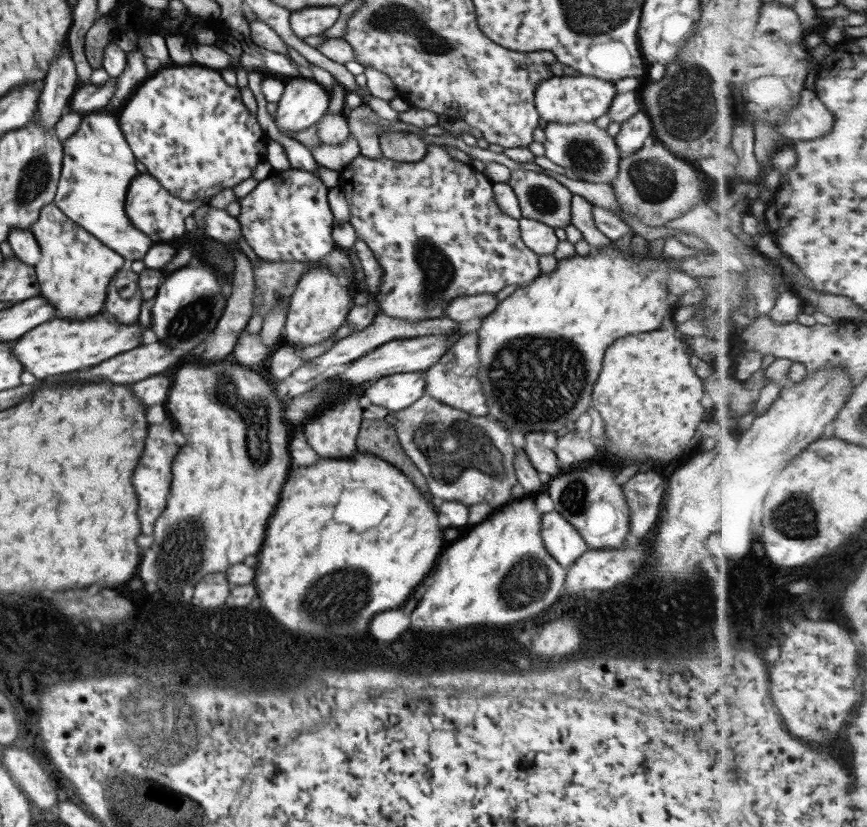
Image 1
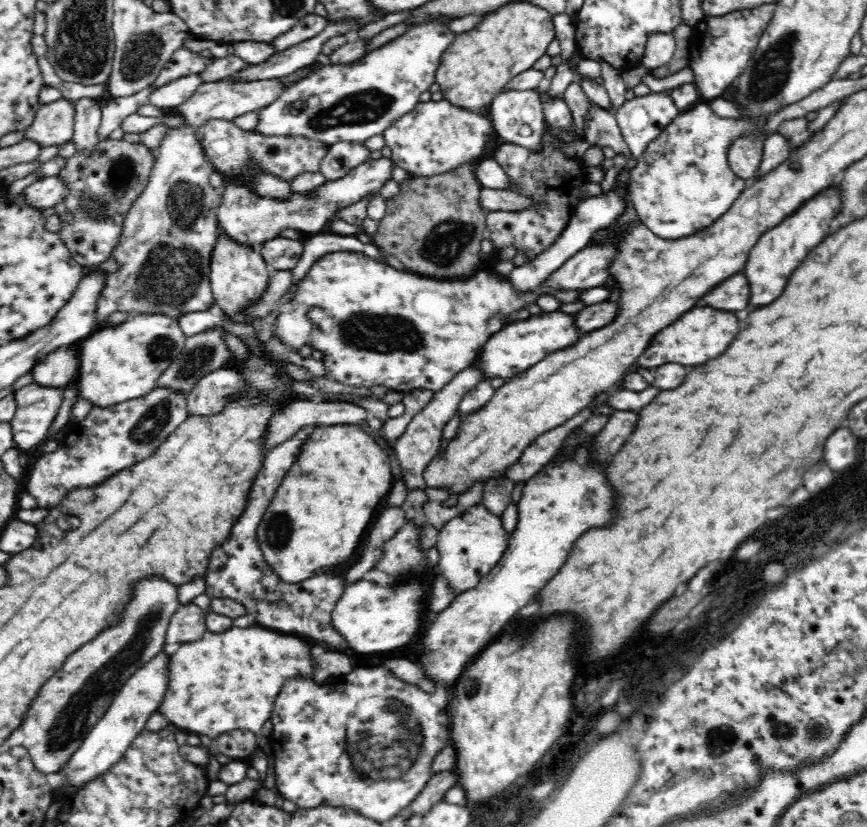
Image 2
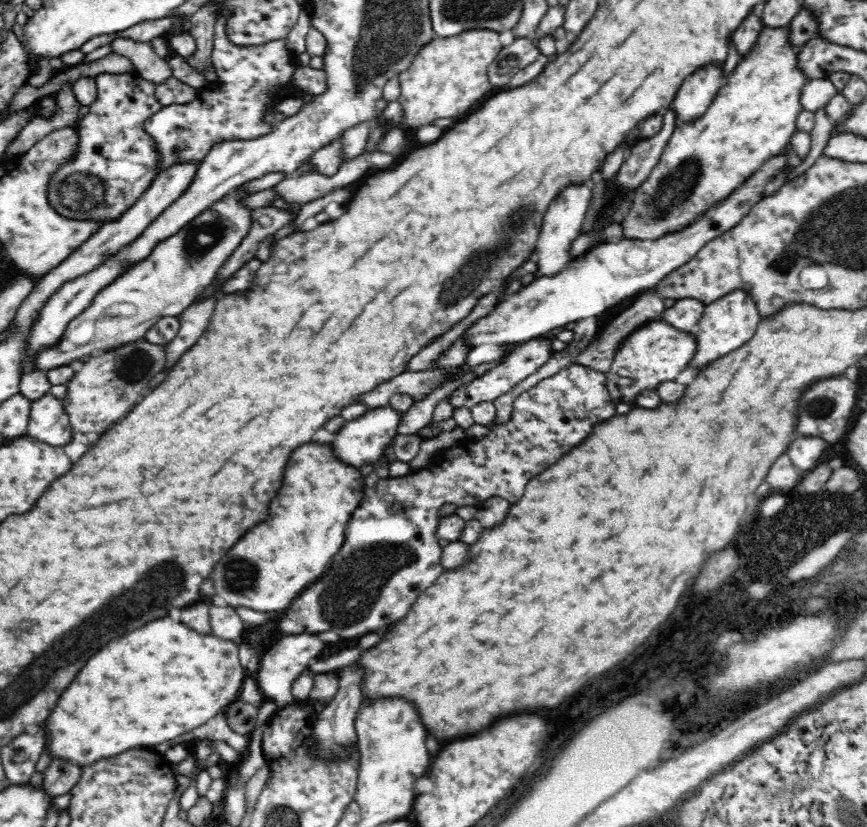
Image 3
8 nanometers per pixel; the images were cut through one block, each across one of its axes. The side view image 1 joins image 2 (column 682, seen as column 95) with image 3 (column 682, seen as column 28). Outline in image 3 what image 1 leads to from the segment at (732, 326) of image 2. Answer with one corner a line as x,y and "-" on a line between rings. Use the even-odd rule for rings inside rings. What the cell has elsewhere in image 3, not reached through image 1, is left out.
661,319
649,320
619,346
610,370
605,373
611,399
616,404
624,401
634,405
635,398
642,390
654,390
664,380
676,380
682,368
688,368
697,346
697,338
691,332
672,328
671,324

